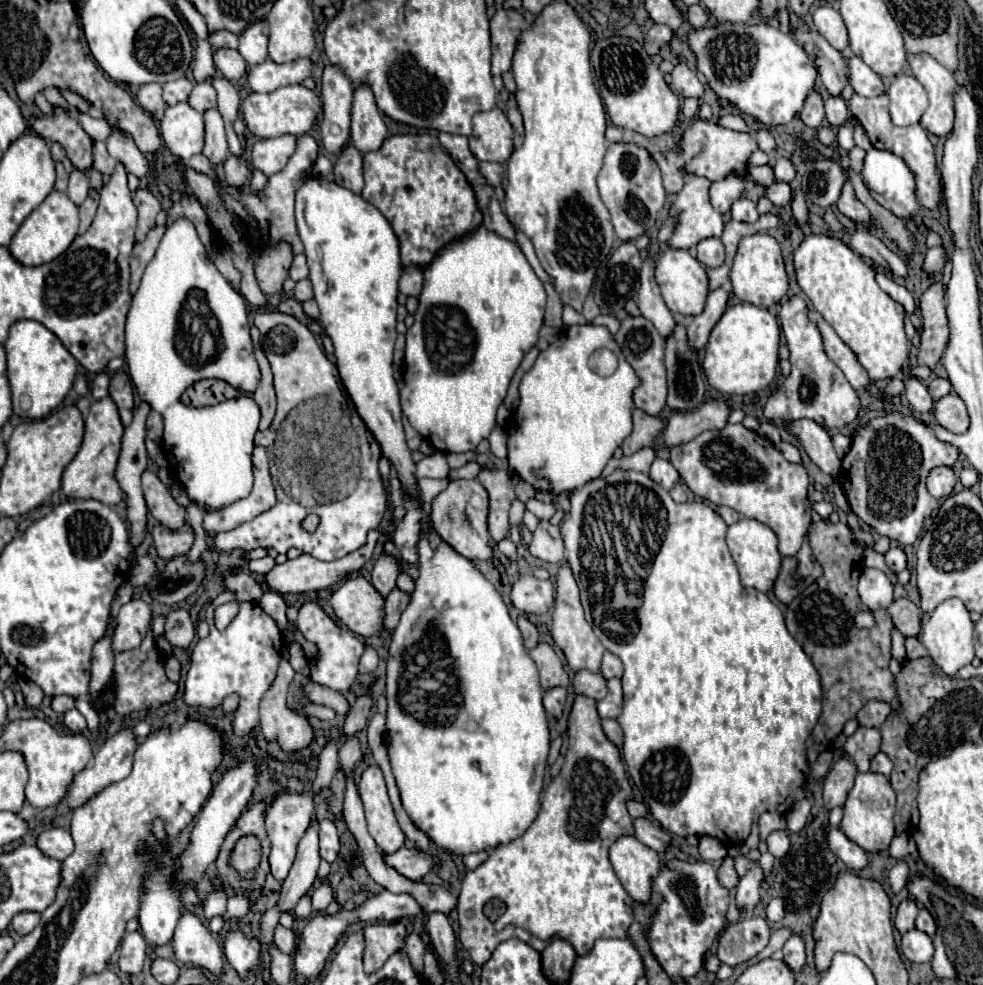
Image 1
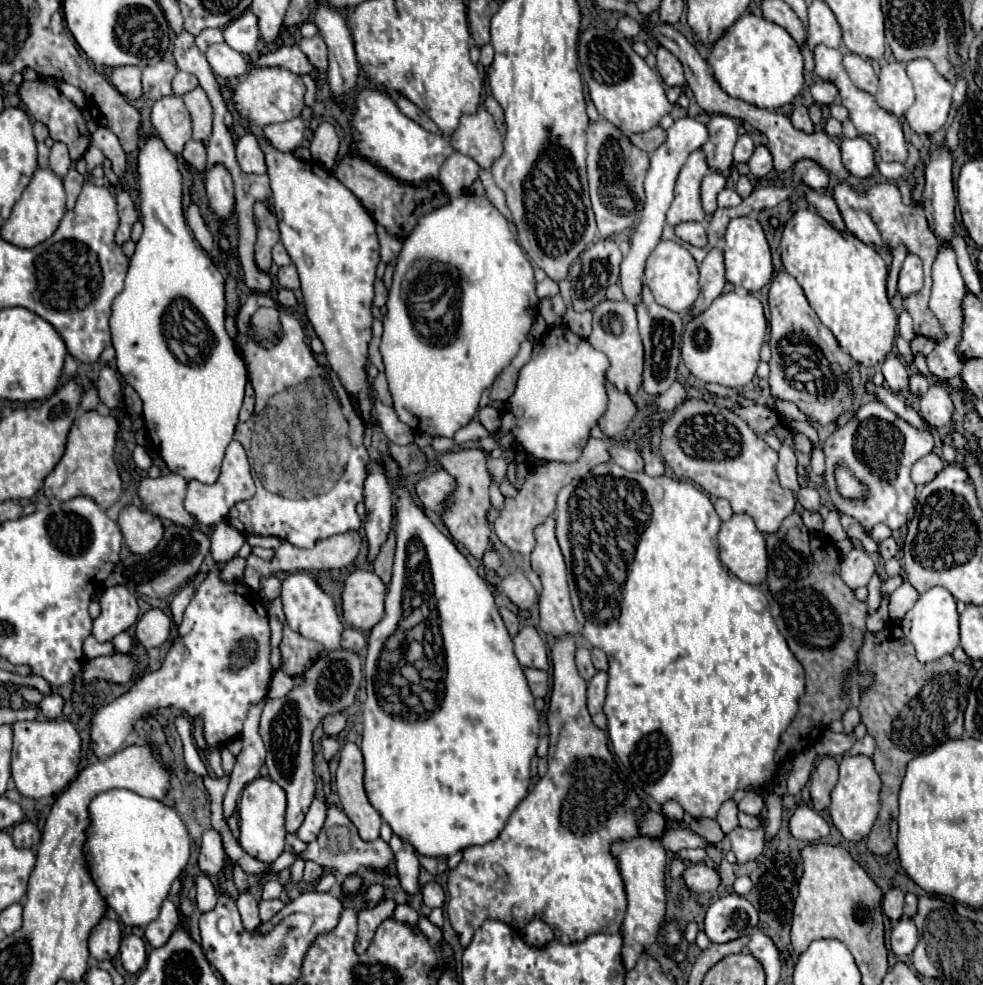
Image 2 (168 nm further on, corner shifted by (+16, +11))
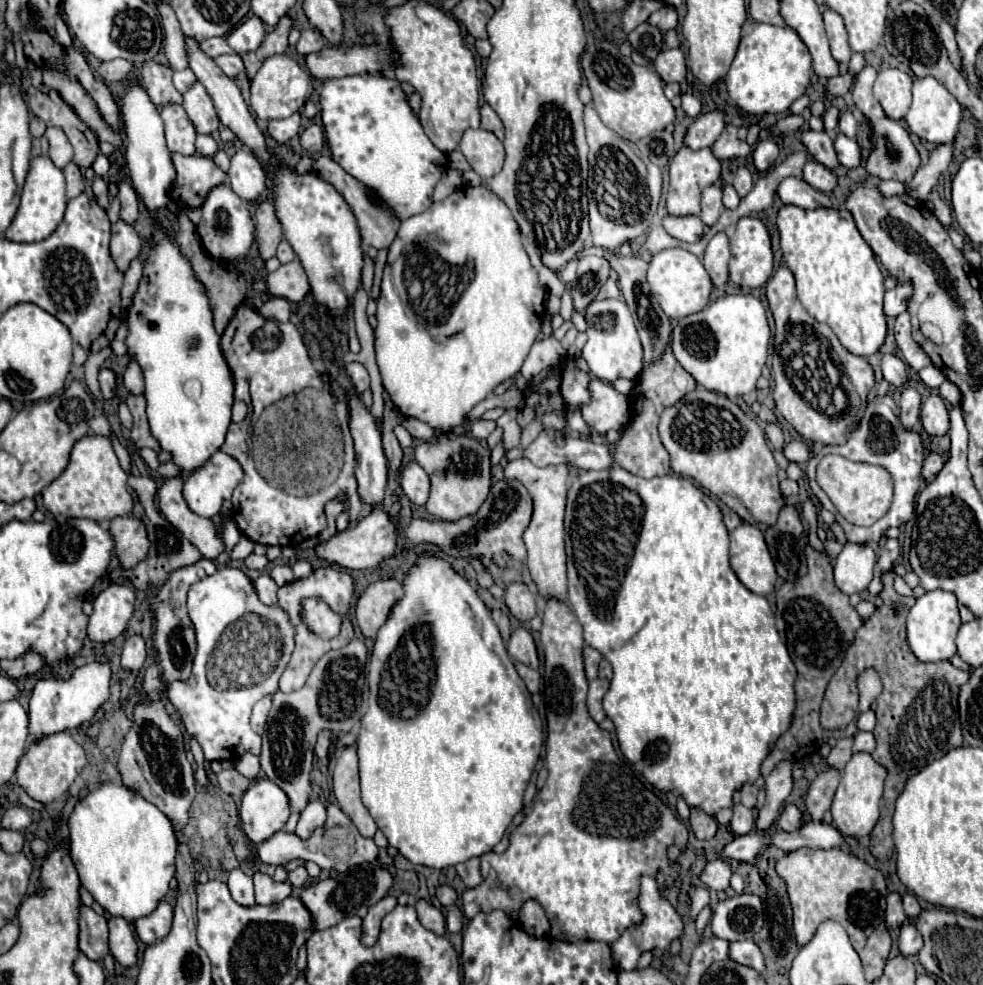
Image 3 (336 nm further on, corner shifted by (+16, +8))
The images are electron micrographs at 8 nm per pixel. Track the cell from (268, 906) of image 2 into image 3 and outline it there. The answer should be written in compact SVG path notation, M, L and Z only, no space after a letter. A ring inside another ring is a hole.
M254 871L254 891L256 891L256 903L272 905L272 903L280 903L286 897L290 897L292 885L288 881L278 883L268 873Z

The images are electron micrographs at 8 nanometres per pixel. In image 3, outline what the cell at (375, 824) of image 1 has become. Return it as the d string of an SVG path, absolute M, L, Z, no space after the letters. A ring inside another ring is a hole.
M346 747L334 765L332 791L338 799L340 809L352 819L360 835L374 837L376 823L370 817L368 809L360 801L360 783L358 783L358 755L356 747Z

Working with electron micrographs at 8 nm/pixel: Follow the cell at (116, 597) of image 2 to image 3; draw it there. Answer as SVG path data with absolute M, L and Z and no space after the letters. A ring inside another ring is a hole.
M110 583L96 599L88 621L88 637L96 643L118 639L134 613L134 591L127 584Z

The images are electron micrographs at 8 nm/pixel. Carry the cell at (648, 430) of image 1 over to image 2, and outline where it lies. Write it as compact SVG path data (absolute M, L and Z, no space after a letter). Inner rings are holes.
M606 382L606 390L608 390L608 410L600 418L598 426L602 428L602 432L606 436L612 438L612 436L618 436L624 430L628 430L630 422L638 414L638 406L632 402L632 398L628 394L618 392L616 386L612 386L610 382Z

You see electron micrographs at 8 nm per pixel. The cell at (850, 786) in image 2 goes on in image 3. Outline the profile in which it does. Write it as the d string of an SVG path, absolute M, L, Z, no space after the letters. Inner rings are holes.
M854 753L852 759L844 767L842 781L836 789L836 797L832 803L832 817L834 817L834 827L840 829L842 835L846 837L866 837L874 829L878 815L880 815L880 799L882 799L882 787L884 787L886 771L880 763L872 759L870 753Z

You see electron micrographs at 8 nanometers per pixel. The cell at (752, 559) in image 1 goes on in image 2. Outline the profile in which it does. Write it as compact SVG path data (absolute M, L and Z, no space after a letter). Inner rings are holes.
M734 514L730 520L722 522L718 530L718 546L720 546L720 558L724 566L734 576L738 576L742 582L762 584L766 580L766 570L768 570L766 542L764 542L764 536L758 532L754 520L748 514Z

